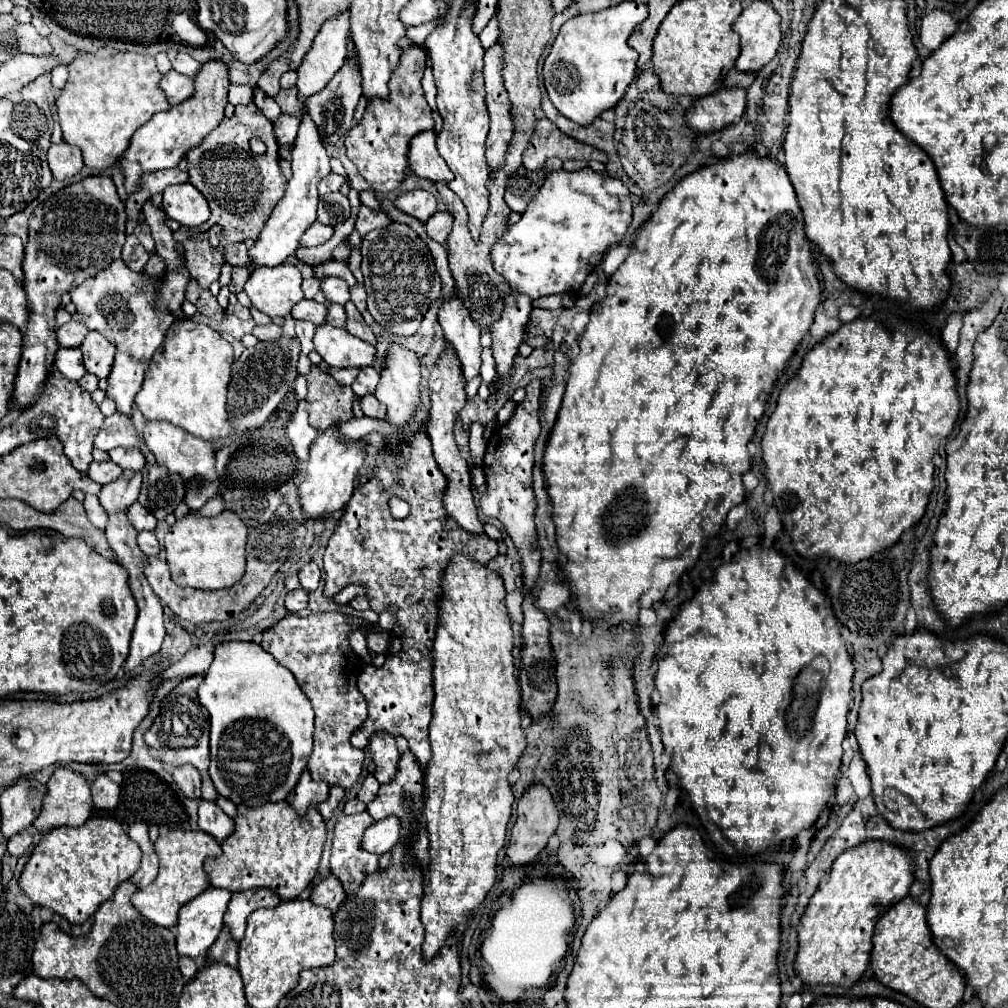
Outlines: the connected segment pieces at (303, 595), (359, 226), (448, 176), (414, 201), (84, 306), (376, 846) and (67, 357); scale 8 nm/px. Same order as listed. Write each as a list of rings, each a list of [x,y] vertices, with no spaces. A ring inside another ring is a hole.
[[[297,589],[297,591],[289,591],[285,597],[285,607],[289,613],[305,613],[307,609],[307,591],[305,589]]]
[[[361,207],[359,209],[359,217],[357,217],[357,221],[355,221],[355,229],[361,233],[361,237],[363,235],[367,235],[369,231],[373,231],[373,229],[381,229],[381,227],[385,227],[385,225],[389,225],[389,223],[393,223],[393,219],[383,211],[383,209],[377,209],[377,211],[373,211],[373,209],[369,209],[369,207]]]
[[[423,131],[411,139],[409,165],[415,175],[429,179],[433,183],[453,181],[451,169],[445,165],[445,161],[437,153],[437,135],[433,131]]]
[[[413,189],[413,191],[407,191],[407,193],[401,193],[397,199],[395,199],[395,205],[417,217],[419,221],[427,221],[435,211],[437,211],[437,197],[431,193],[431,191],[425,191],[425,189]]]
[[[117,259],[105,271],[83,281],[83,285],[71,291],[71,299],[81,321],[89,329],[103,333],[117,347],[115,363],[109,375],[109,387],[105,391],[107,397],[115,399],[117,411],[131,415],[133,397],[141,389],[143,373],[147,371],[153,353],[161,347],[169,325],[175,319],[185,317],[181,313],[181,303],[185,301],[185,285],[189,277],[191,275],[181,269],[177,273],[165,271],[163,277],[149,279],[143,273],[131,271],[123,259]]]
[[[387,817],[365,831],[361,847],[369,849],[371,853],[383,855],[393,849],[393,845],[399,841],[399,835],[401,835],[399,817]]]
[[[59,349],[55,357],[57,369],[71,381],[79,381],[87,371],[81,361],[81,351],[79,349]]]

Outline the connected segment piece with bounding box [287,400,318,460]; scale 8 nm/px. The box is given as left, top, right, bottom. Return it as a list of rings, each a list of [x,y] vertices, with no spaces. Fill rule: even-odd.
[[[305,400],[299,402],[295,415],[287,425],[287,436],[292,441],[297,458],[302,460],[309,457],[310,446],[318,436],[318,431],[309,425],[306,406]]]

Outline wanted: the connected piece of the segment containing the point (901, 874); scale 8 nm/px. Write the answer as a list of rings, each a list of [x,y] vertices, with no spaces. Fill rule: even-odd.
[[[865,841],[865,845],[857,845],[847,849],[837,857],[833,869],[825,873],[817,893],[811,897],[811,903],[801,917],[799,925],[799,951],[795,969],[803,983],[831,983],[851,987],[861,979],[867,969],[871,957],[871,937],[877,921],[889,907],[909,895],[909,887],[913,885],[913,853],[909,849],[901,849],[899,845],[885,845],[885,841]]]

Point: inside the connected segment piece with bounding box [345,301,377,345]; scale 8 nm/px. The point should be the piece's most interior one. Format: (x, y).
(356, 326)

